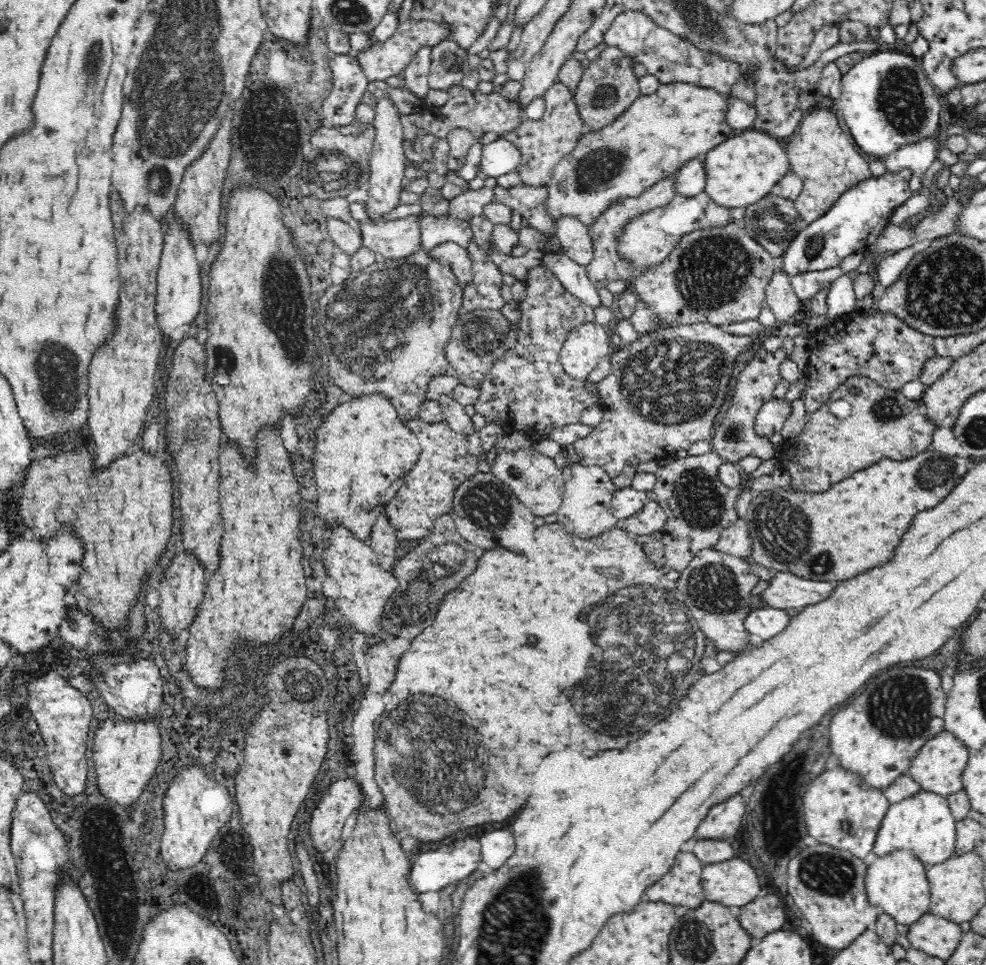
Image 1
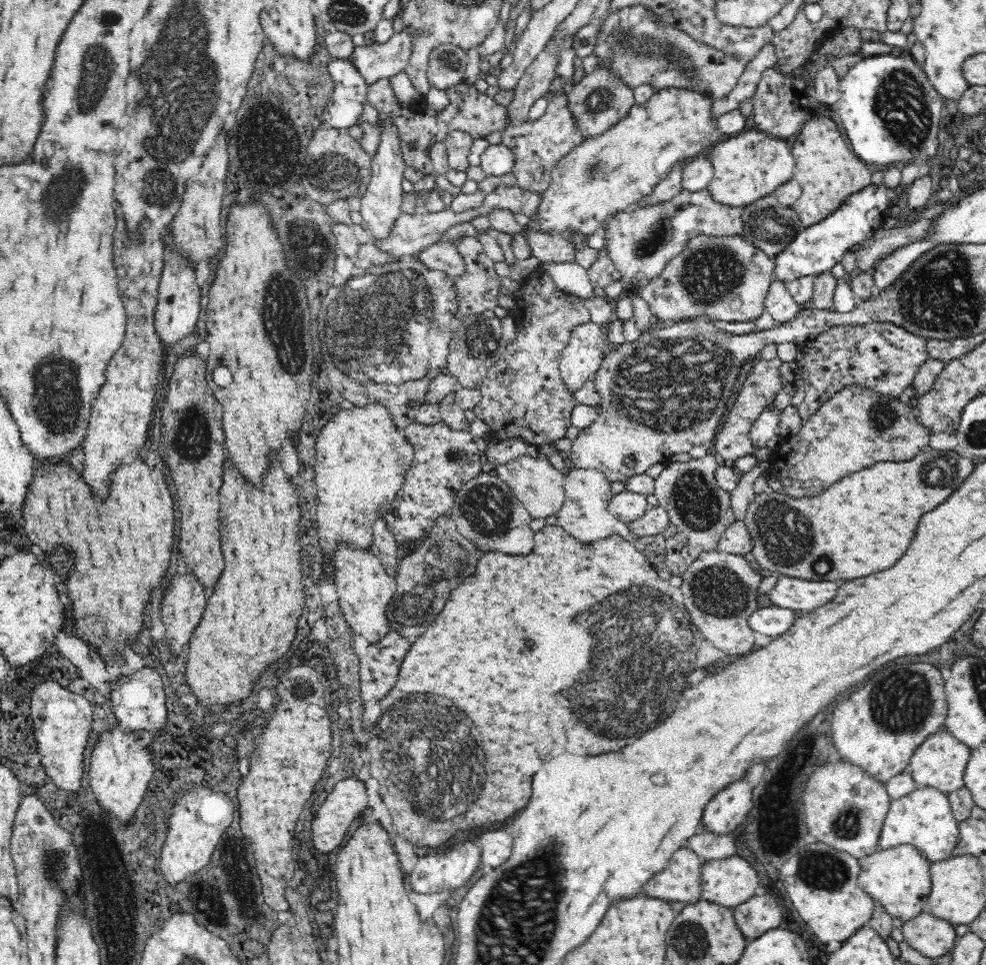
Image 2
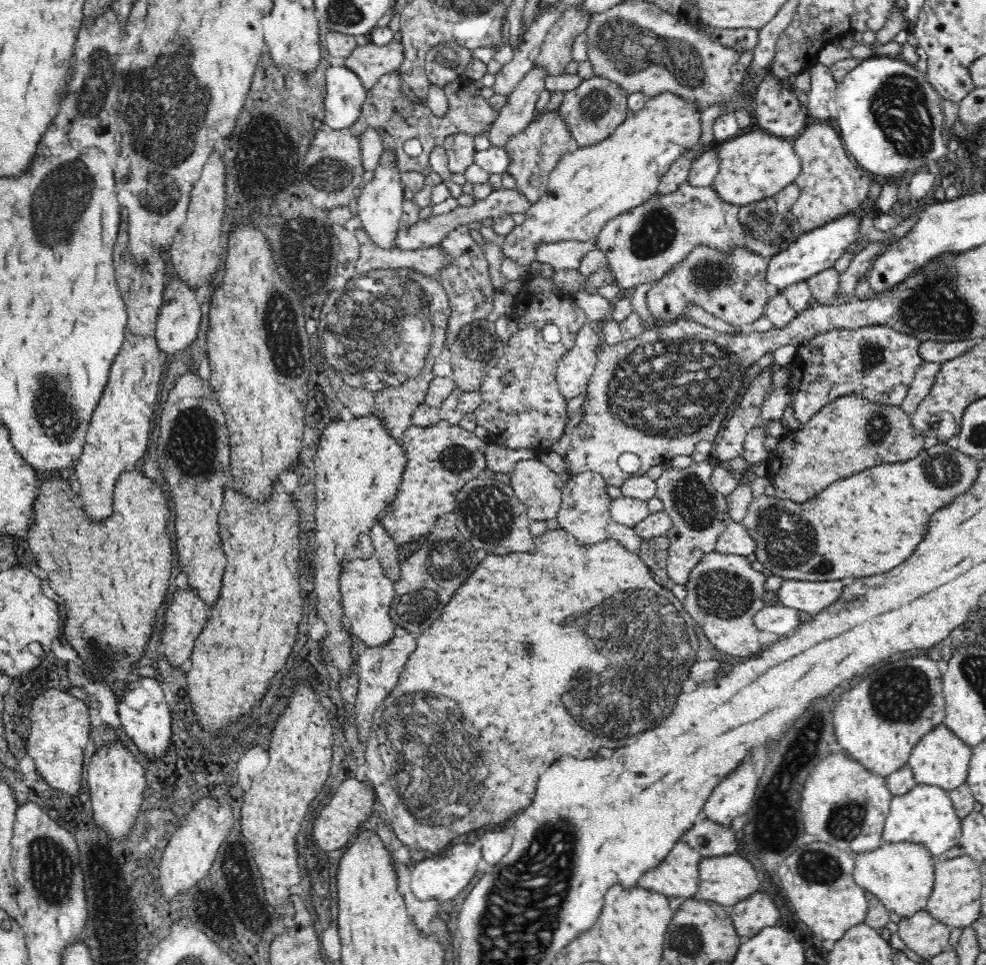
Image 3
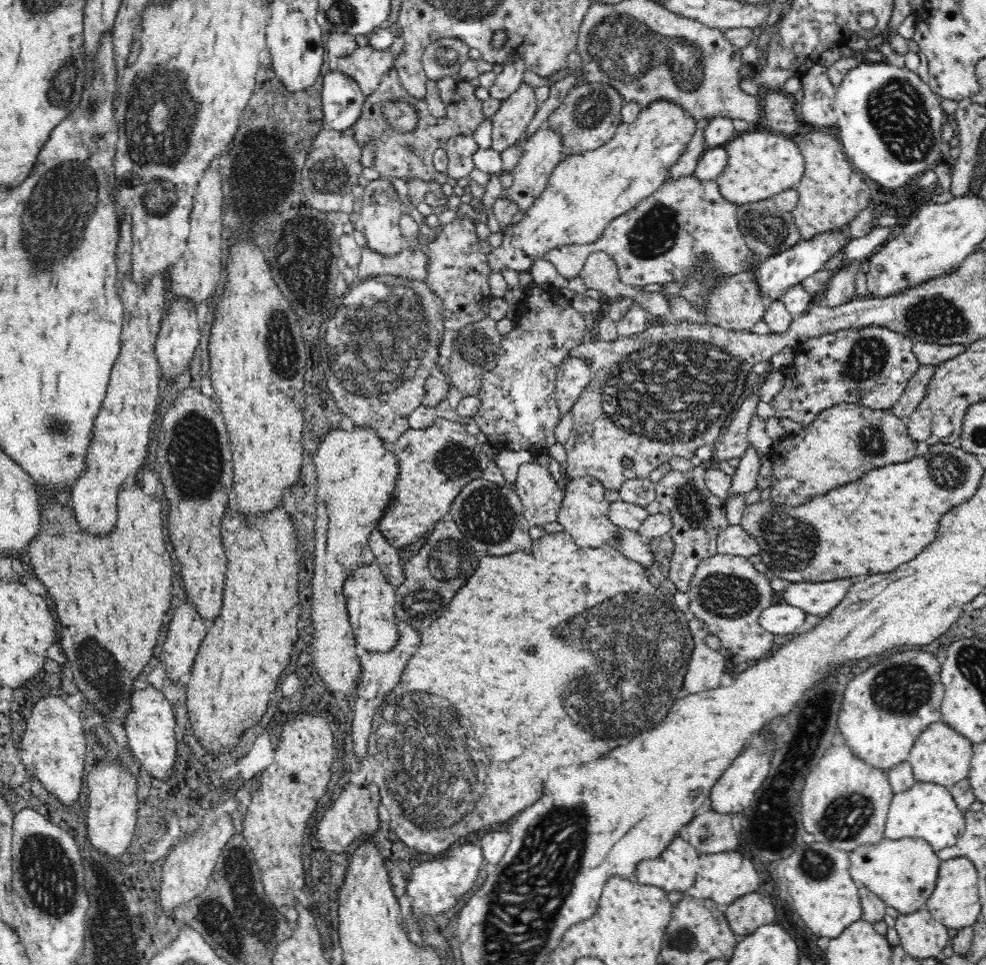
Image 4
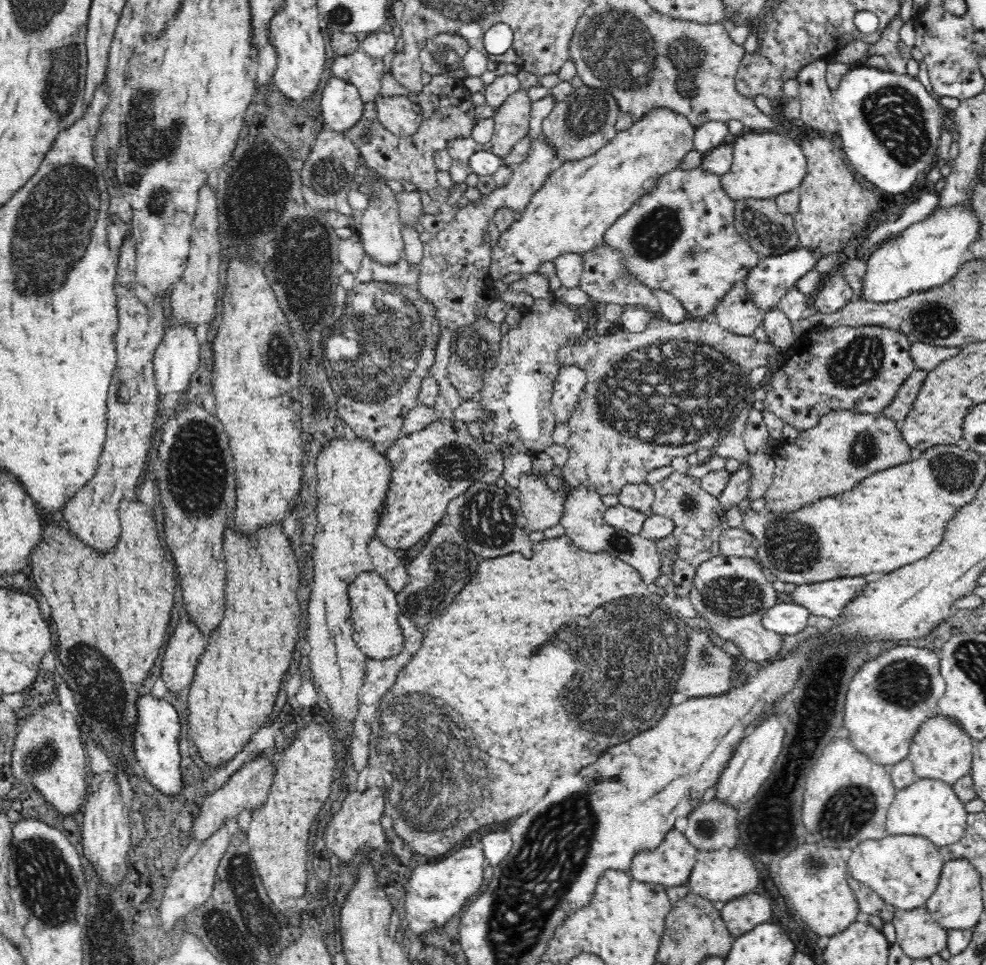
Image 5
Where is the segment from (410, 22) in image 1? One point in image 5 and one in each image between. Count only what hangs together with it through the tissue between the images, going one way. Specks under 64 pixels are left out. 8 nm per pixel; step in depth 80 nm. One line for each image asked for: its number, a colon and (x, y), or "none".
2: (376, 61)
3: (370, 61)
4: (366, 64)
5: (365, 72)

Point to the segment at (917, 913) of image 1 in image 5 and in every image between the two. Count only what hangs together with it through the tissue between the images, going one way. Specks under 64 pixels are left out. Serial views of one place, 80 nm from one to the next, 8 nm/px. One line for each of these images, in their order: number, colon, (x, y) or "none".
2: (898, 880)
3: (901, 876)
4: (903, 874)
5: (904, 871)

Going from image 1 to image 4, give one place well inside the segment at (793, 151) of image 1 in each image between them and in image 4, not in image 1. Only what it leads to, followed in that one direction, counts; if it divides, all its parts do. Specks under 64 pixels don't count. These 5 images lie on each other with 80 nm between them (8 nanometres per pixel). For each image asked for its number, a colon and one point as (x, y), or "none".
2: (826, 166)
3: (832, 183)
4: (831, 193)

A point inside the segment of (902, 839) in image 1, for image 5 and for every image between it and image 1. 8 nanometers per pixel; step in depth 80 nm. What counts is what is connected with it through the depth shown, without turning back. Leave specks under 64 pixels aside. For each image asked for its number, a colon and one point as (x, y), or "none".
2: (923, 819)
3: (925, 816)
4: (927, 811)
5: (930, 809)

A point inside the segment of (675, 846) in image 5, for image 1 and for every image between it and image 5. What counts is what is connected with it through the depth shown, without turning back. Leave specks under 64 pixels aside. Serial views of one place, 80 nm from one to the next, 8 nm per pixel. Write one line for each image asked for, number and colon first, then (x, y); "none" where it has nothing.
1: (682, 886)
2: (681, 881)
3: (678, 876)
4: (675, 870)

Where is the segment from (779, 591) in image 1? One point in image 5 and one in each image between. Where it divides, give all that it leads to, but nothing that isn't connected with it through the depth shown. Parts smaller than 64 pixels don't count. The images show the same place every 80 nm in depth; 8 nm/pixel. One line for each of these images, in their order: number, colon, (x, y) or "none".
2: (792, 593)
3: (811, 597)
4: (818, 598)
5: (824, 599)

